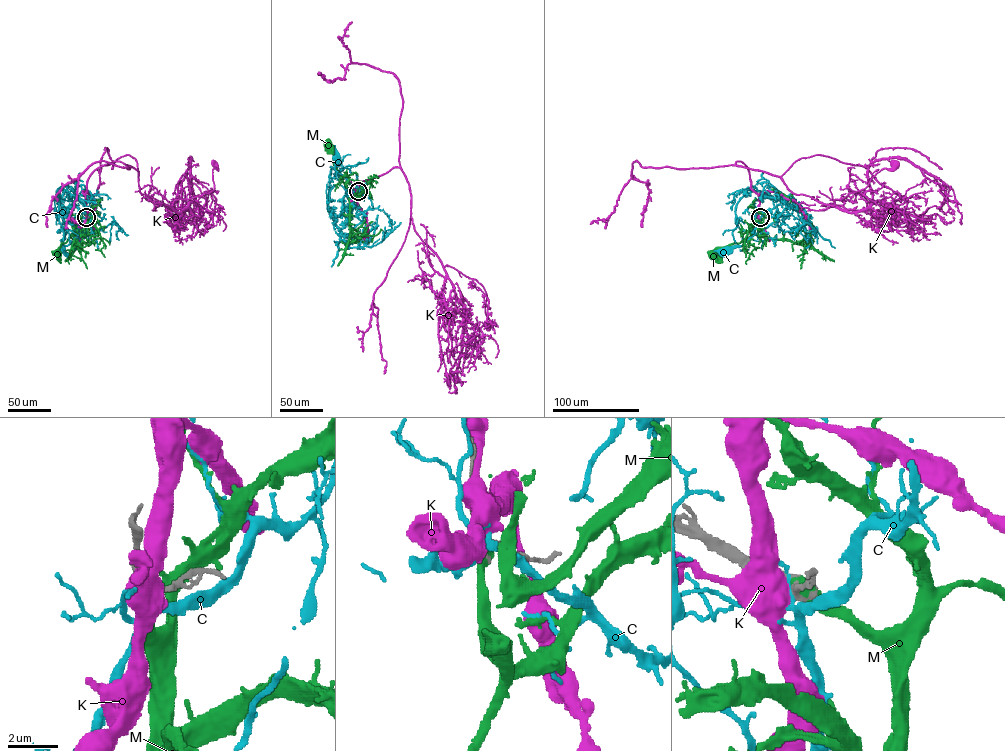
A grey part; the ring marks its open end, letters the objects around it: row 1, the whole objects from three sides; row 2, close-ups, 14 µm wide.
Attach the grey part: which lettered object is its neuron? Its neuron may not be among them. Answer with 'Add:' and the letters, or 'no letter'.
Add: M

